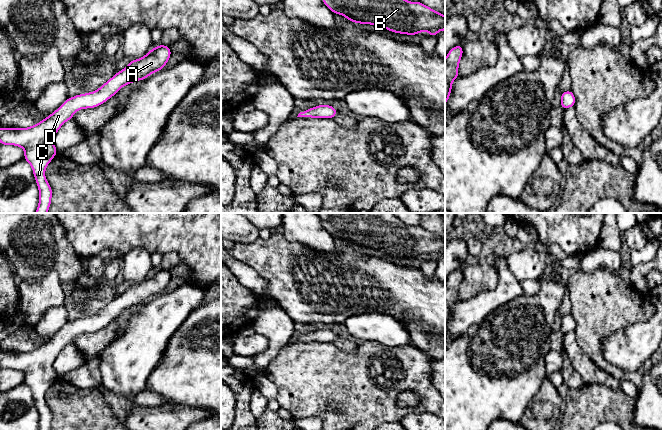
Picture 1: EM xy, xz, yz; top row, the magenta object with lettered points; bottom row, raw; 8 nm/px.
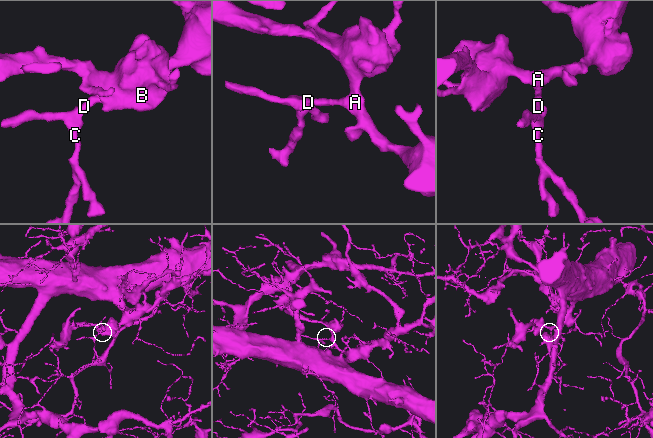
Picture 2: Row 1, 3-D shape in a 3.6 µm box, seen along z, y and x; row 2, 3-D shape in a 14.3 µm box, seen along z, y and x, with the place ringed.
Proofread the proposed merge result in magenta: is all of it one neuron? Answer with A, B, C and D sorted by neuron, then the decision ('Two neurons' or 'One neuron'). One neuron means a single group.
Groups: A B C D. One neuron

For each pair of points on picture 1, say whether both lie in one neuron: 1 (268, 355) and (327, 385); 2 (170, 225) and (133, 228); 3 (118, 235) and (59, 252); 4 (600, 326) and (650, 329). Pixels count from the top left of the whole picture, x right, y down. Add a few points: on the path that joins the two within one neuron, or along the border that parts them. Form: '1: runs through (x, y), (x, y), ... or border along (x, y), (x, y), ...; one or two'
1: border along (289, 342), (262, 372); two
2: runs through (161, 224), (142, 224); one
3: border along (63, 227), (66, 238), (80, 257); two
4: border along (647, 321), (634, 322), (603, 338); two

